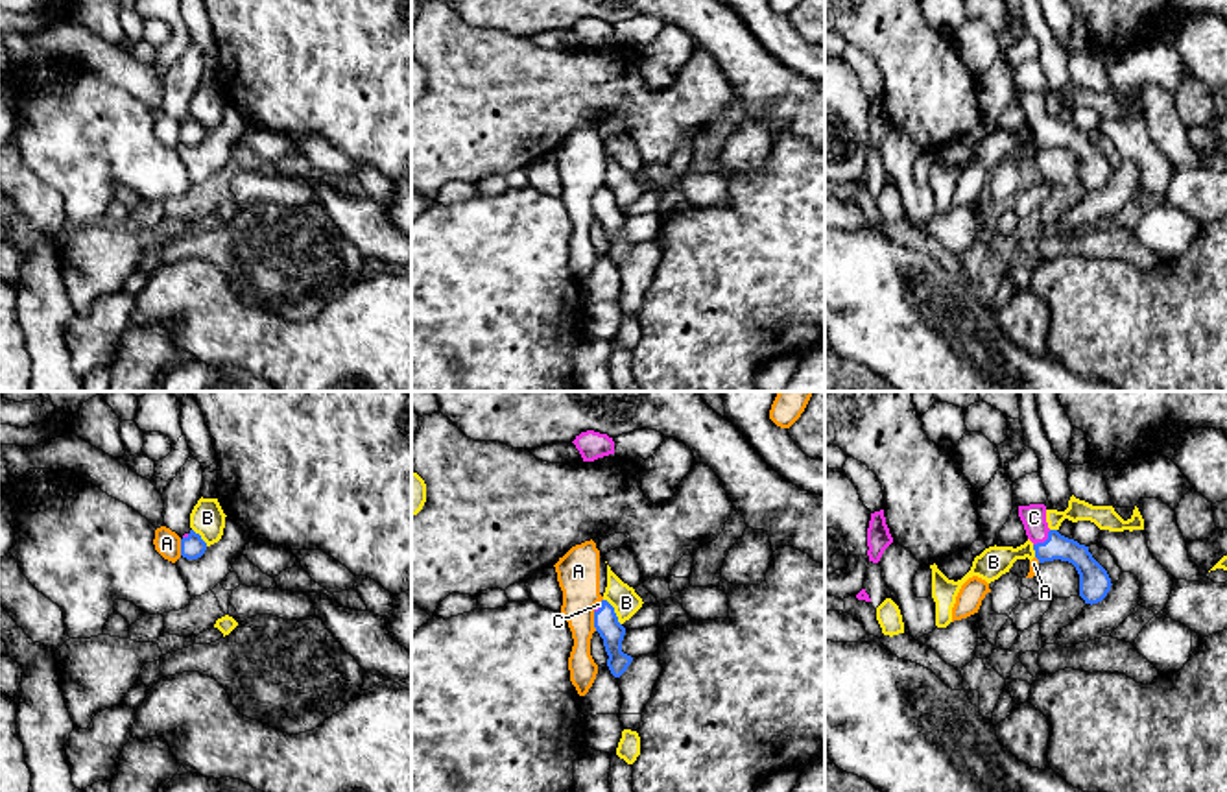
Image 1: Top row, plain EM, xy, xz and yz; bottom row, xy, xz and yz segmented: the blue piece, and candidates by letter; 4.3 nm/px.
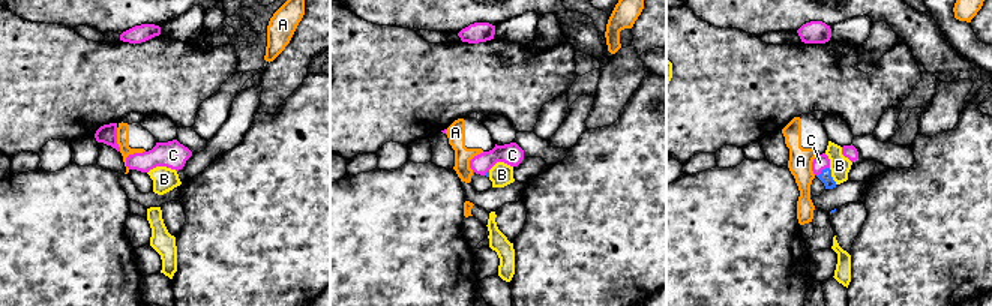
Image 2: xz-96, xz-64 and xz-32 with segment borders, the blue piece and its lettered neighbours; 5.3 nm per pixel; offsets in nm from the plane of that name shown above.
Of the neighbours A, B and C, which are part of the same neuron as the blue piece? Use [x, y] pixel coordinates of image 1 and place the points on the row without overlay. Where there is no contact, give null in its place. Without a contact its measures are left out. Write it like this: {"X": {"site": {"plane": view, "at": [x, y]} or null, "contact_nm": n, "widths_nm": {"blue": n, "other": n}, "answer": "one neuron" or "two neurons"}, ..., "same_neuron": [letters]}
{"A": {"site": {"plane": "xz", "at": [595, 207]}, "contact_nm": 90, "widths_nm": {"blue": 110, "other": 190}, "answer": "two neurons"}, "B": {"site": {"plane": "xz", "at": [613, 198]}, "contact_nm": 140, "widths_nm": {"blue": 110, "other": 120}, "answer": "two neurons"}, "C": {"site": {"plane": "yz", "at": [1045, 128]}, "contact_nm": 100, "widths_nm": {"blue": 110, "other": 110}, "answer": "one neuron"}, "same_neuron": ["C"]}

